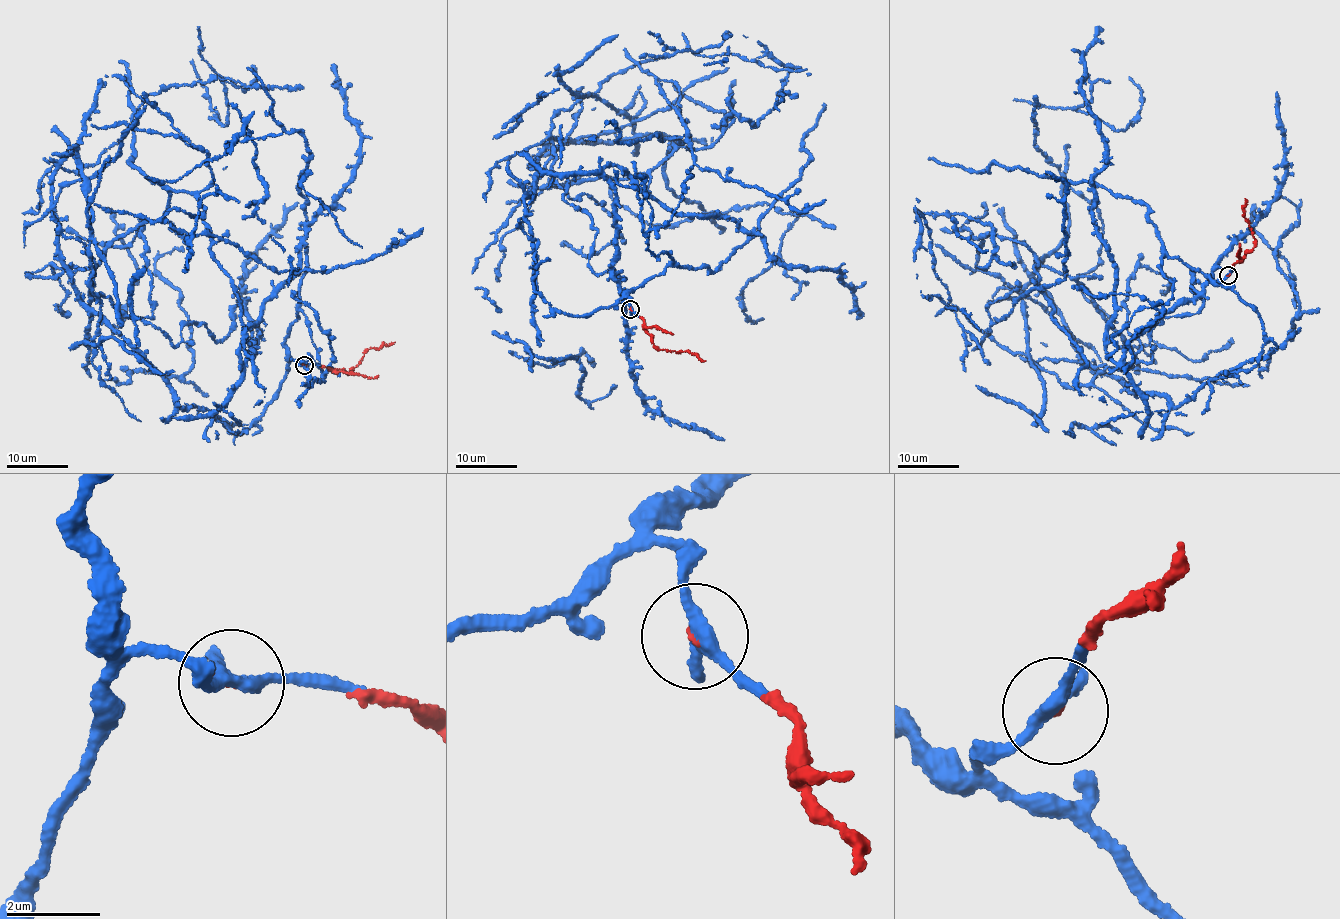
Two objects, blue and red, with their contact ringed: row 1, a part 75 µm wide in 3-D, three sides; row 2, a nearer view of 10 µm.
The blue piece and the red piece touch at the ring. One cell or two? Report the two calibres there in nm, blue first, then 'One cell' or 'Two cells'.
Thickness 260 nm (blue) against 80 nm. One cell

